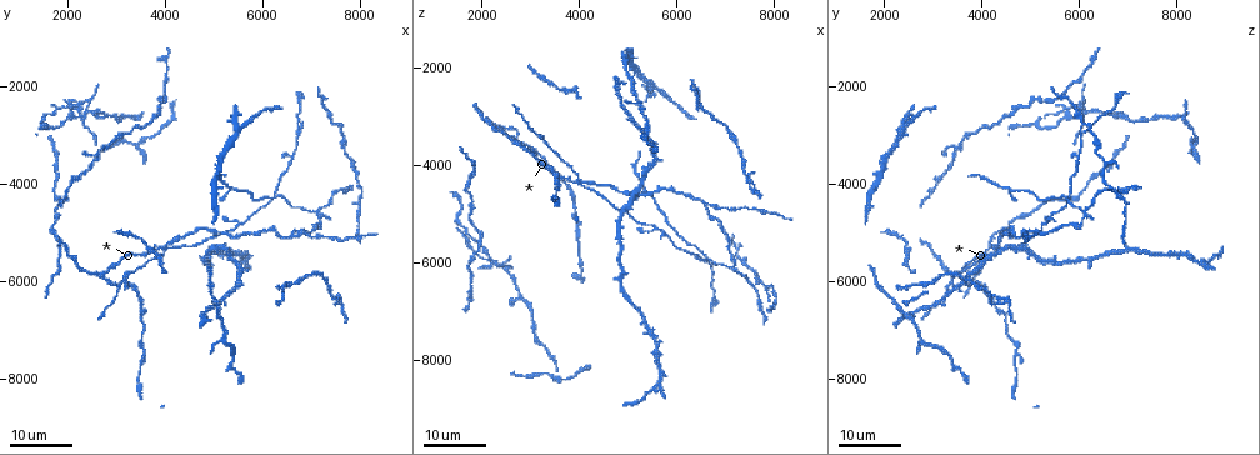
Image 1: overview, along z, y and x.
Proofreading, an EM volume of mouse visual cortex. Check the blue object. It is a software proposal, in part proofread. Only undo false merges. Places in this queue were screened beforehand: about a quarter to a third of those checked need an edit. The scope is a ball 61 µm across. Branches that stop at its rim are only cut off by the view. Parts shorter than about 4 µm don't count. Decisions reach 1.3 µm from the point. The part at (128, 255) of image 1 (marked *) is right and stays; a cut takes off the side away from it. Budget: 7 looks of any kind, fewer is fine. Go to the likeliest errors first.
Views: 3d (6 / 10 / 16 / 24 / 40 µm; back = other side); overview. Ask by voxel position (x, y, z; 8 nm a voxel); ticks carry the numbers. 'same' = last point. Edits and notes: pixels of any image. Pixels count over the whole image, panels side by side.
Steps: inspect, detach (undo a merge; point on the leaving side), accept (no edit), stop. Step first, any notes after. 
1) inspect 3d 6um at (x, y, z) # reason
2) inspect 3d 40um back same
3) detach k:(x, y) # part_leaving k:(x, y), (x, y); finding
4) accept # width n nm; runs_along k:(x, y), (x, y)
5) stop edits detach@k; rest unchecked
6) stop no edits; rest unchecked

inspect 3d 16um at (3950, 5350, 4300) # four arms meet

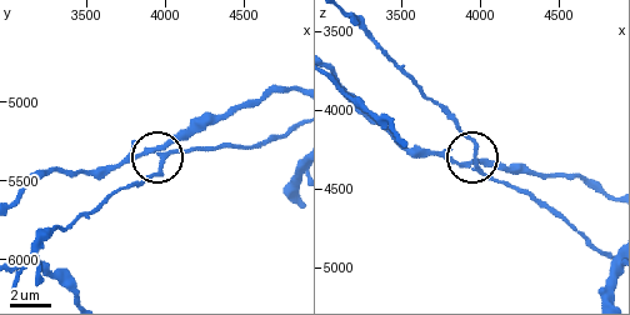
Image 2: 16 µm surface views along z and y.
inspect 3d 6um same

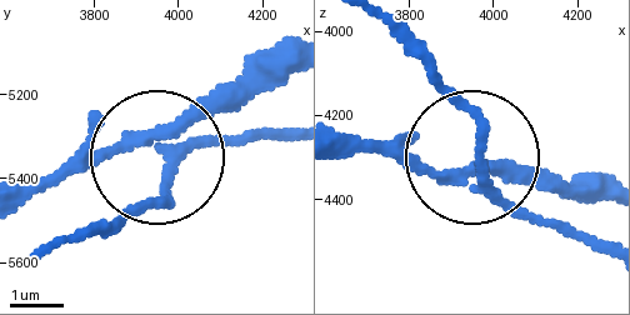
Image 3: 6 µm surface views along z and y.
detach 3:(164, 198) # arms 4; part_leaving 3:(145, 141), (288, 141); two cells meet here

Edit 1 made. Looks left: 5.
inspect 3d 16um at (6550, 5050, 4850) # three-way junction

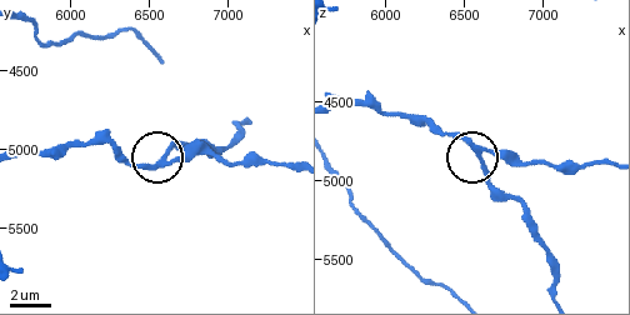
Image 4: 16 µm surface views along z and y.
inspect 3d 10um at (6620, 5080, 4800)

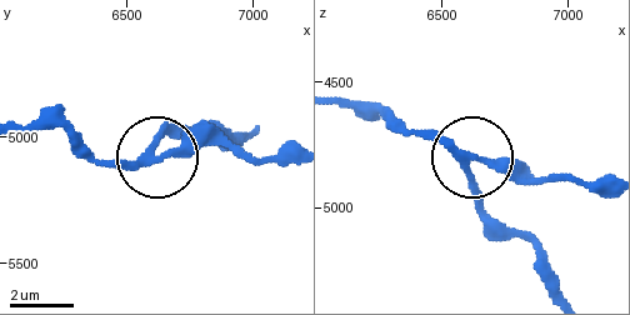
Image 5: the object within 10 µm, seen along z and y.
inspect 3d 6um at (6610, 5080, 4810)

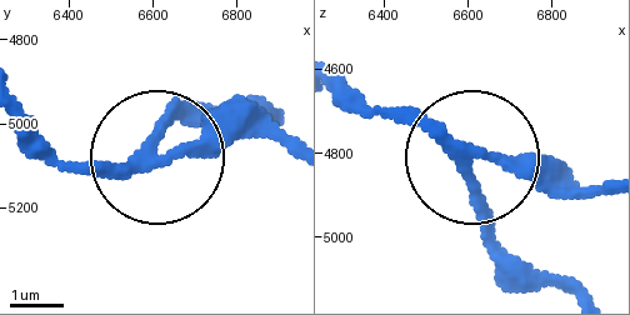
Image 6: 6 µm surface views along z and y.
accept # arms 3; runs_along 6:(31, 120), (85, 160), (179, 160), (286, 134); one cell here

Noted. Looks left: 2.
inspect 3d 16um at (7100, 4550, 6050) # small branch off a trunk

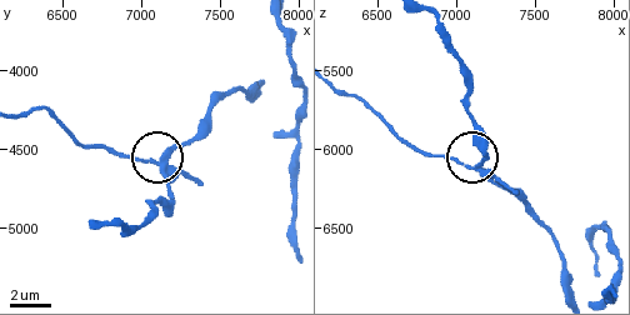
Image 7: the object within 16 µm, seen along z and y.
inspect 3d 6um at (7080, 4580, 6100) # zoom in

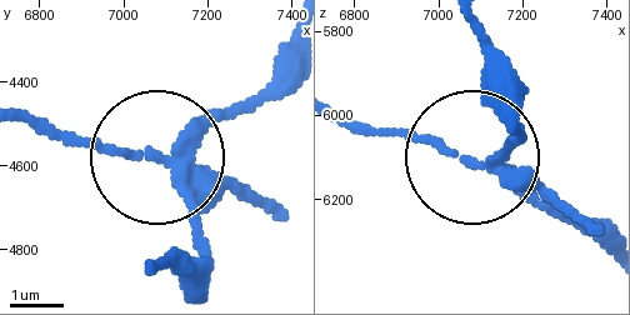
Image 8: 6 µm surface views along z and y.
detach 8:(240, 199) # width 220 nm; part_leaving 8:(179, 169), (21, 119); a second cell is stuck on

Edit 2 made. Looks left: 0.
stop edits detach@3, detach@8; rest unchecked

